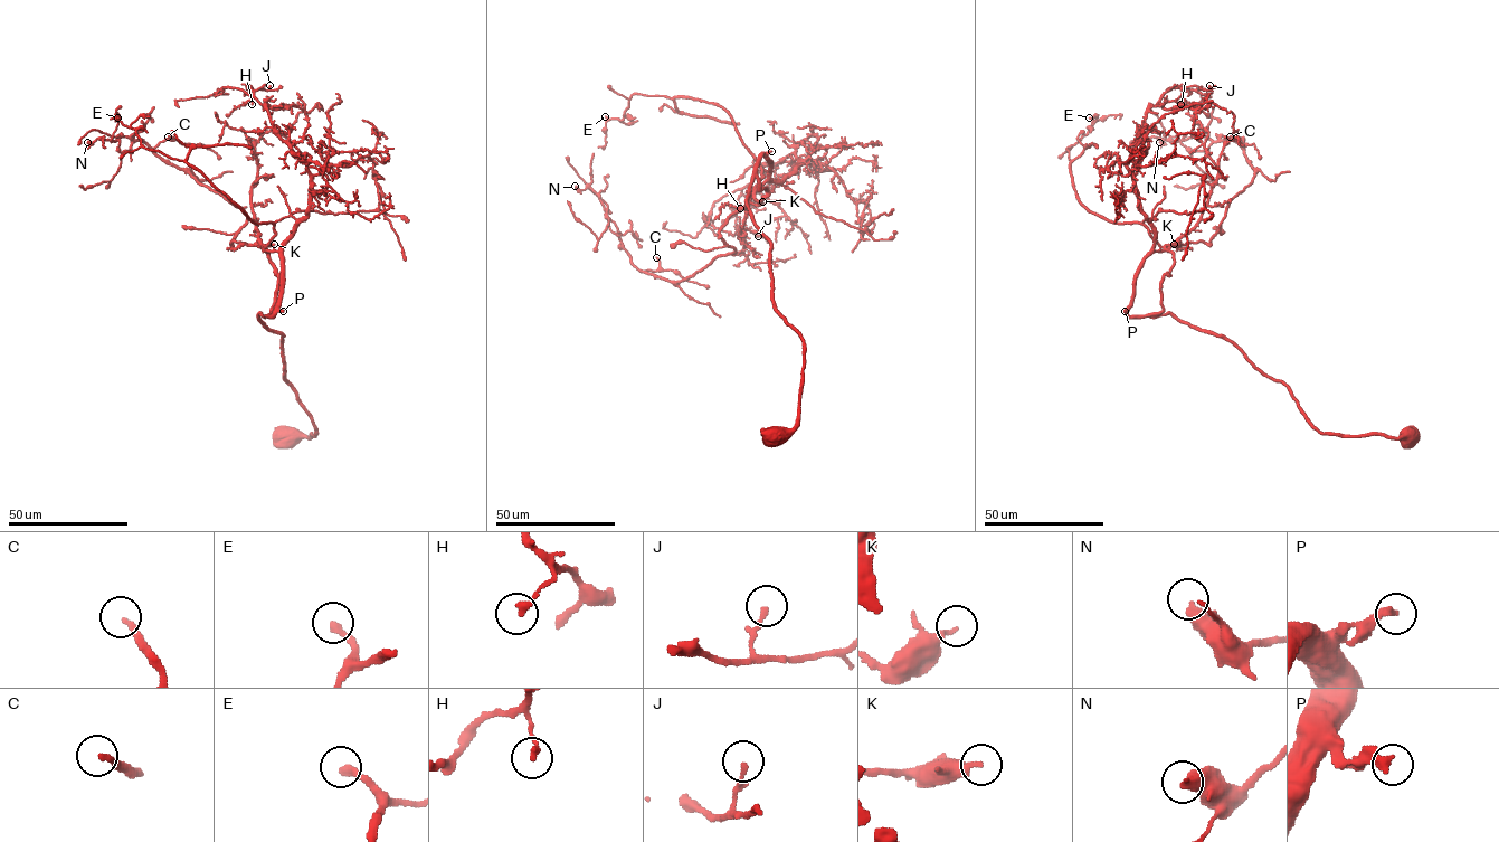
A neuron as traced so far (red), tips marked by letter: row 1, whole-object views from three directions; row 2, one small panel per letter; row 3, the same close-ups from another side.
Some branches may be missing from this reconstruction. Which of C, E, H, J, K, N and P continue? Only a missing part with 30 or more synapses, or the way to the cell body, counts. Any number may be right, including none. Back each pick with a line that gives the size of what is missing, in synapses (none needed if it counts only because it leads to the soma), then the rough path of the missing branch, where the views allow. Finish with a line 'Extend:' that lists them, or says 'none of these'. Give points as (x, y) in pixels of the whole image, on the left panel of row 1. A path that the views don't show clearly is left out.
C: about 40 synapses; missing branch runs (168, 136), (151, 103), (188, 93), (210, 100)
E: about 40 synapses; missing branch runs (117, 117), (103, 121), (70, 153), (72, 186), (64, 220), (66, 237)
Extend: C, E

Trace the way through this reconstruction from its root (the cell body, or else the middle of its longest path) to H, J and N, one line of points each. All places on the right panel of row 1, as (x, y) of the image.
H: (1406, 436), (1321, 434), (1220, 336), (1127, 314), (1155, 229), (1127, 161), (1163, 94), (1179, 86), (1180, 104)
J: (1406, 436), (1321, 434), (1220, 336), (1169, 313), (1127, 314), (1155, 229), (1127, 161), (1165, 93), (1210, 85)
N: (1406, 436), (1321, 434), (1232, 342), (1148, 315), (1169, 248), (1210, 245), (1254, 176), (1235, 141), (1159, 142)

